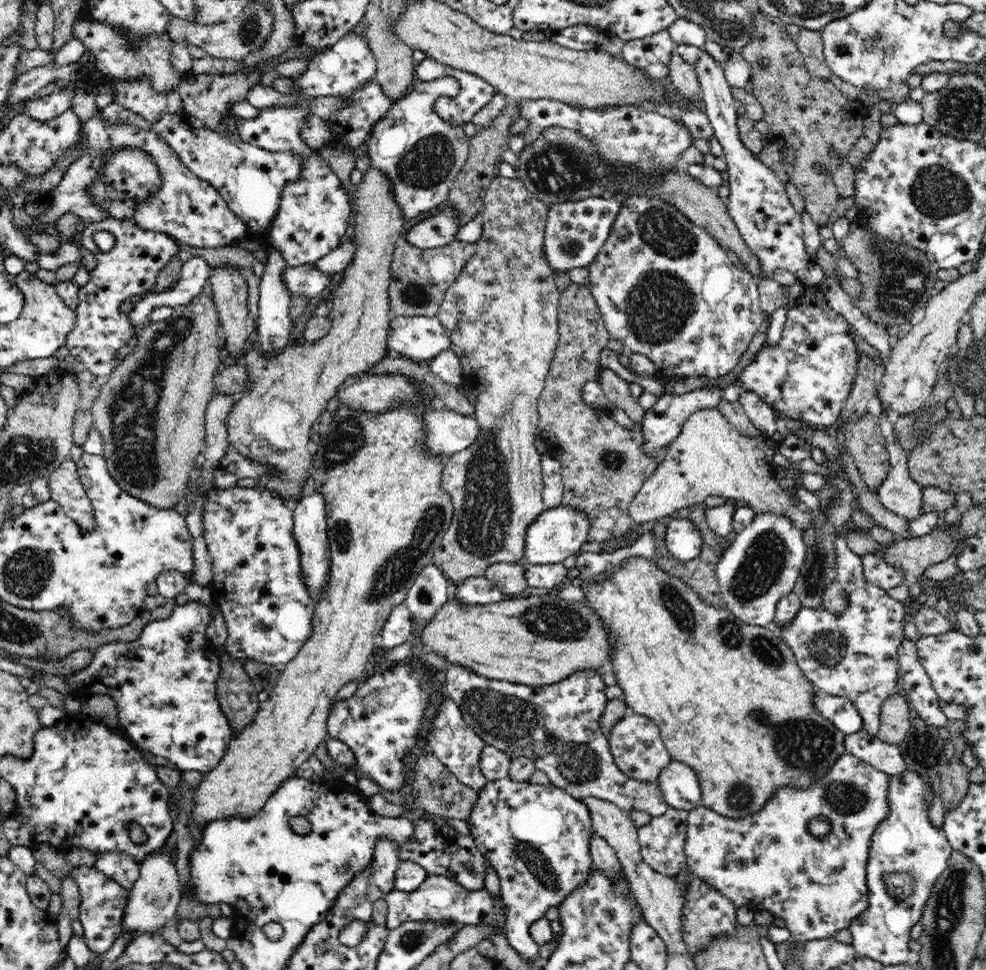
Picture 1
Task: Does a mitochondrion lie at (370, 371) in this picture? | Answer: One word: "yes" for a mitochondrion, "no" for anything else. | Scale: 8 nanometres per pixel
no

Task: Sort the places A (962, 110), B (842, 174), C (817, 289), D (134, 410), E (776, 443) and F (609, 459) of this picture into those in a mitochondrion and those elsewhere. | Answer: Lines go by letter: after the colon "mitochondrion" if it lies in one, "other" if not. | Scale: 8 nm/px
A: mitochondrion
B: other
C: other
D: mitochondrion
E: other
F: mitochondrion

